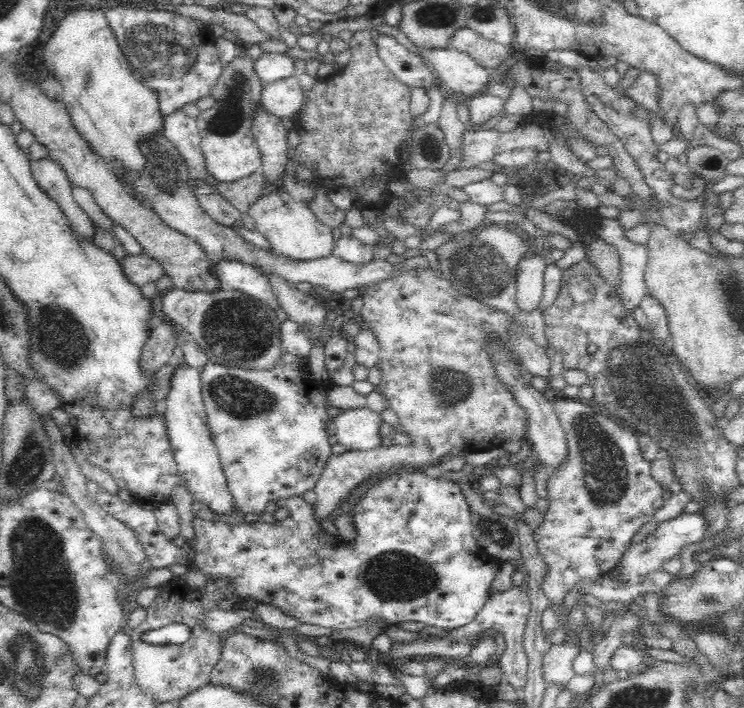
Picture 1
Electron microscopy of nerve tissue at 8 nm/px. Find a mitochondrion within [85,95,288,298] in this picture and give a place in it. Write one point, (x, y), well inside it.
(166, 178)

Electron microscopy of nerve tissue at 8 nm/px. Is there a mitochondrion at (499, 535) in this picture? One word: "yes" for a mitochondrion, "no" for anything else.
yes

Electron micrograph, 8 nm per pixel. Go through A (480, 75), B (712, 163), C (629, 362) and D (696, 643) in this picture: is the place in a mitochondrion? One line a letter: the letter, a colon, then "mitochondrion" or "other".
A: other
B: other
C: mitochondrion
D: other

